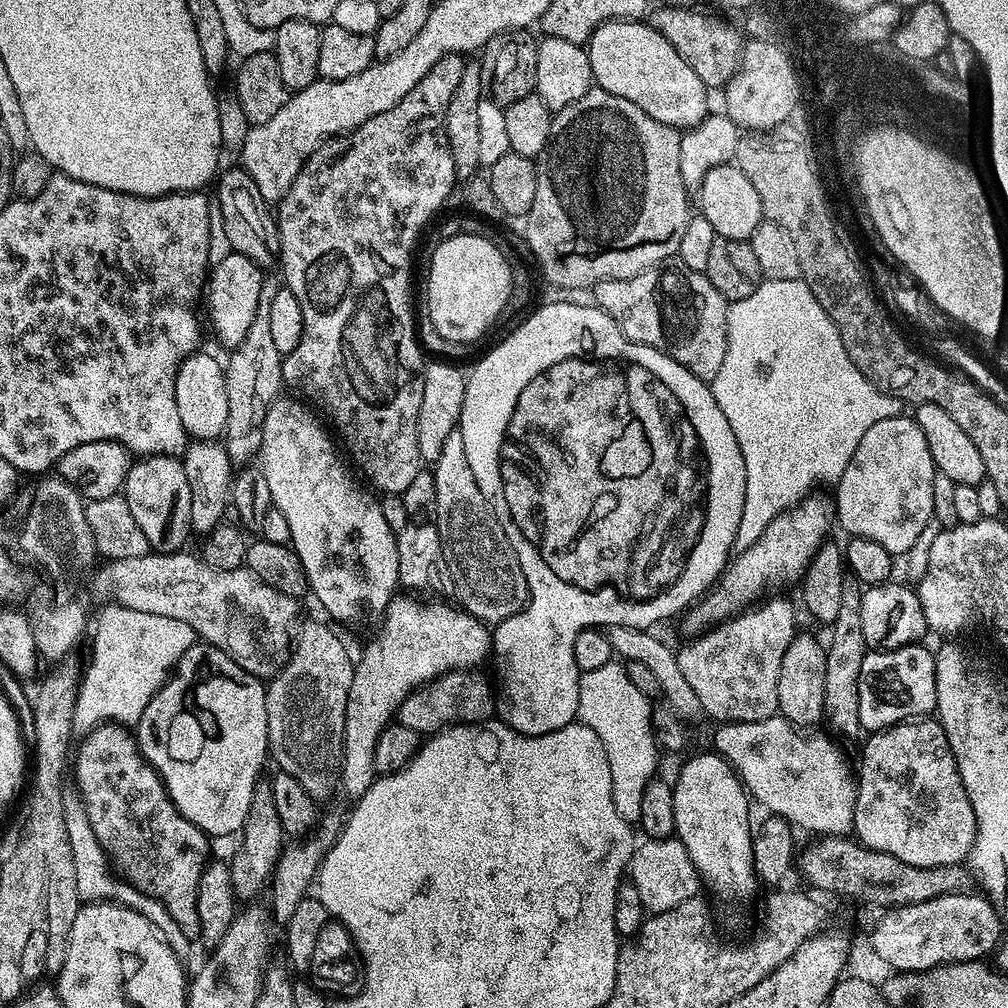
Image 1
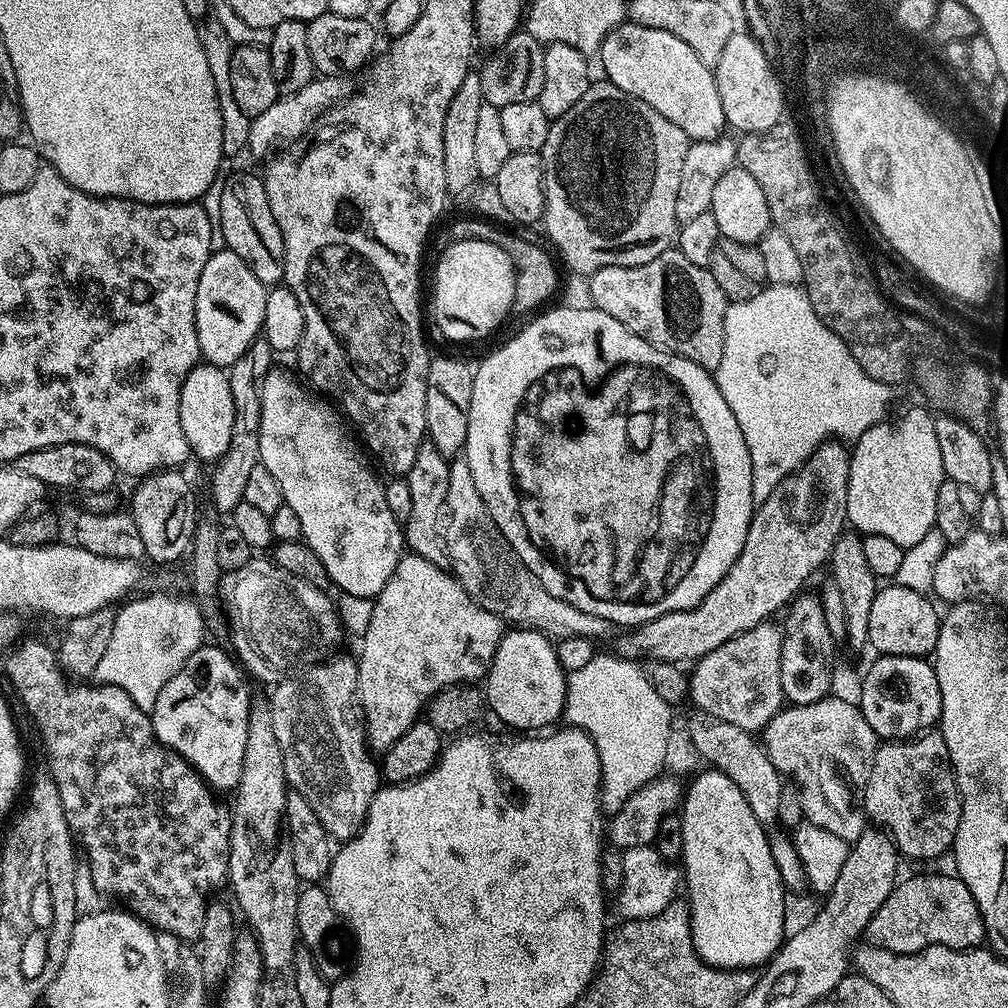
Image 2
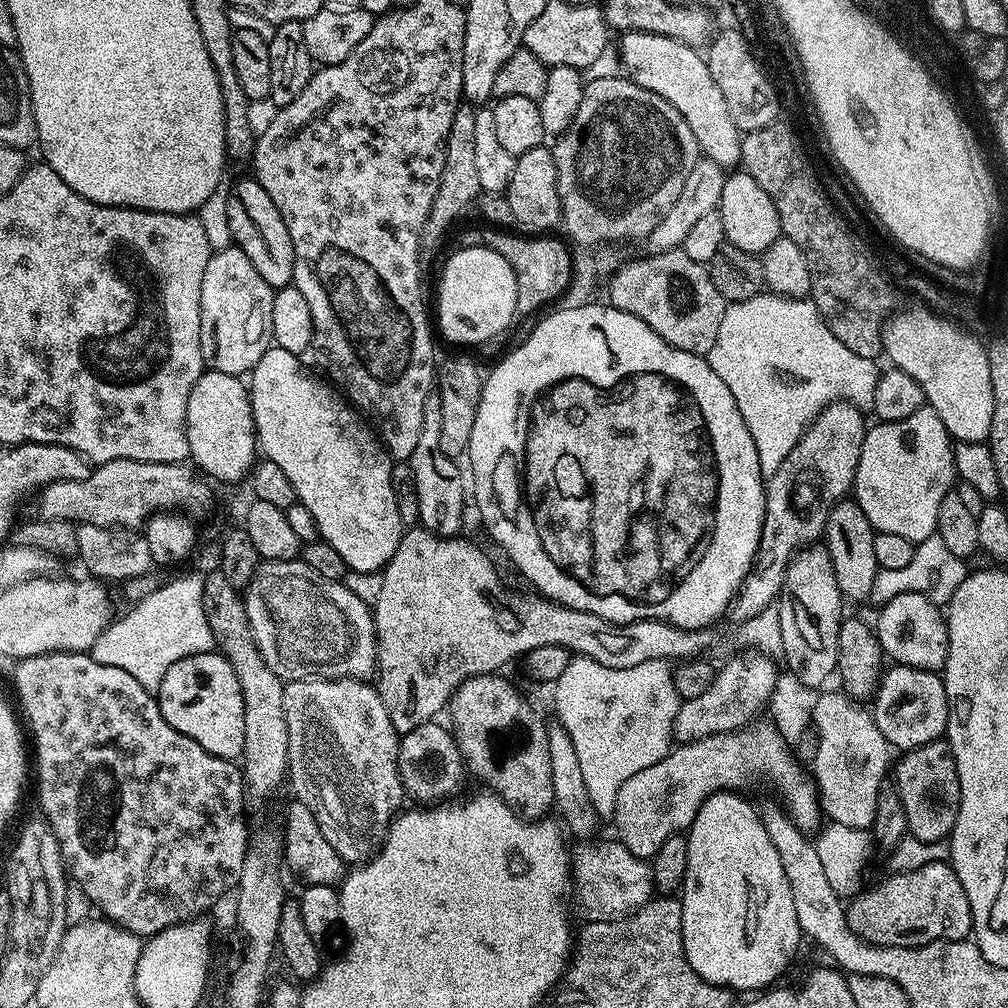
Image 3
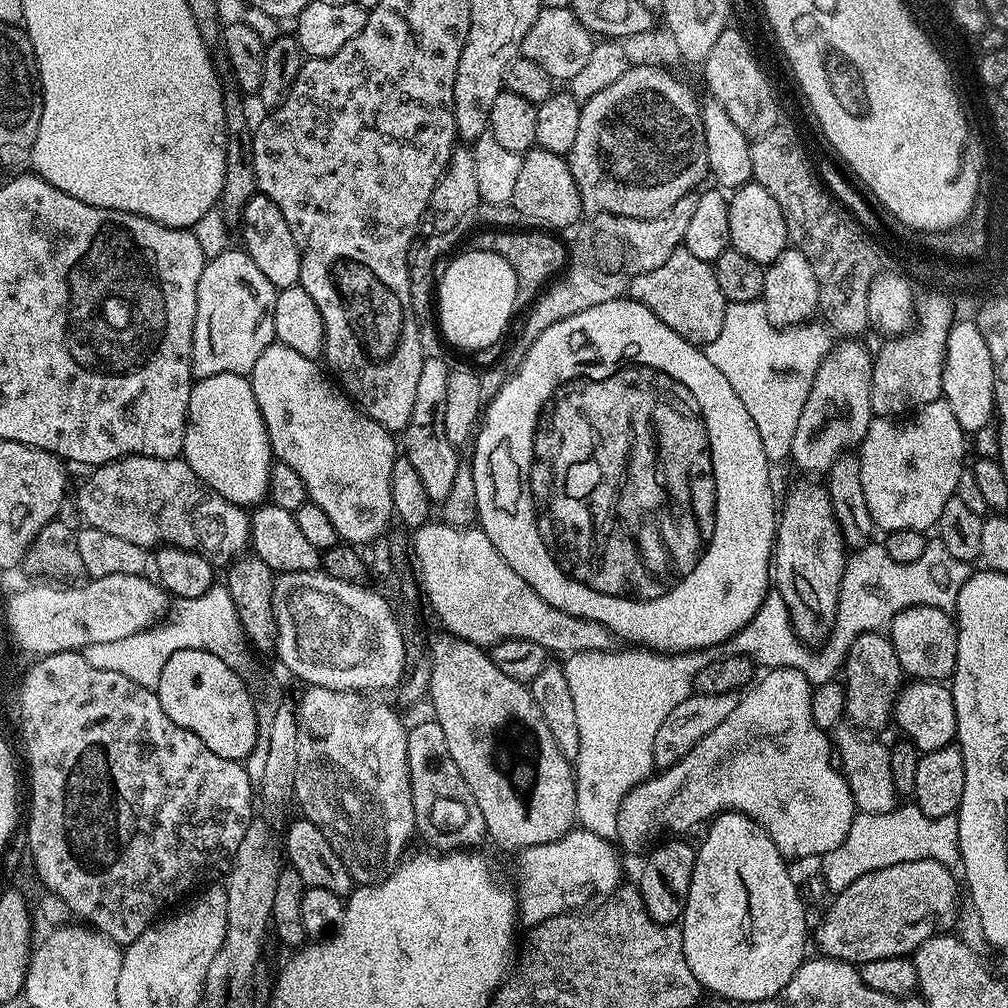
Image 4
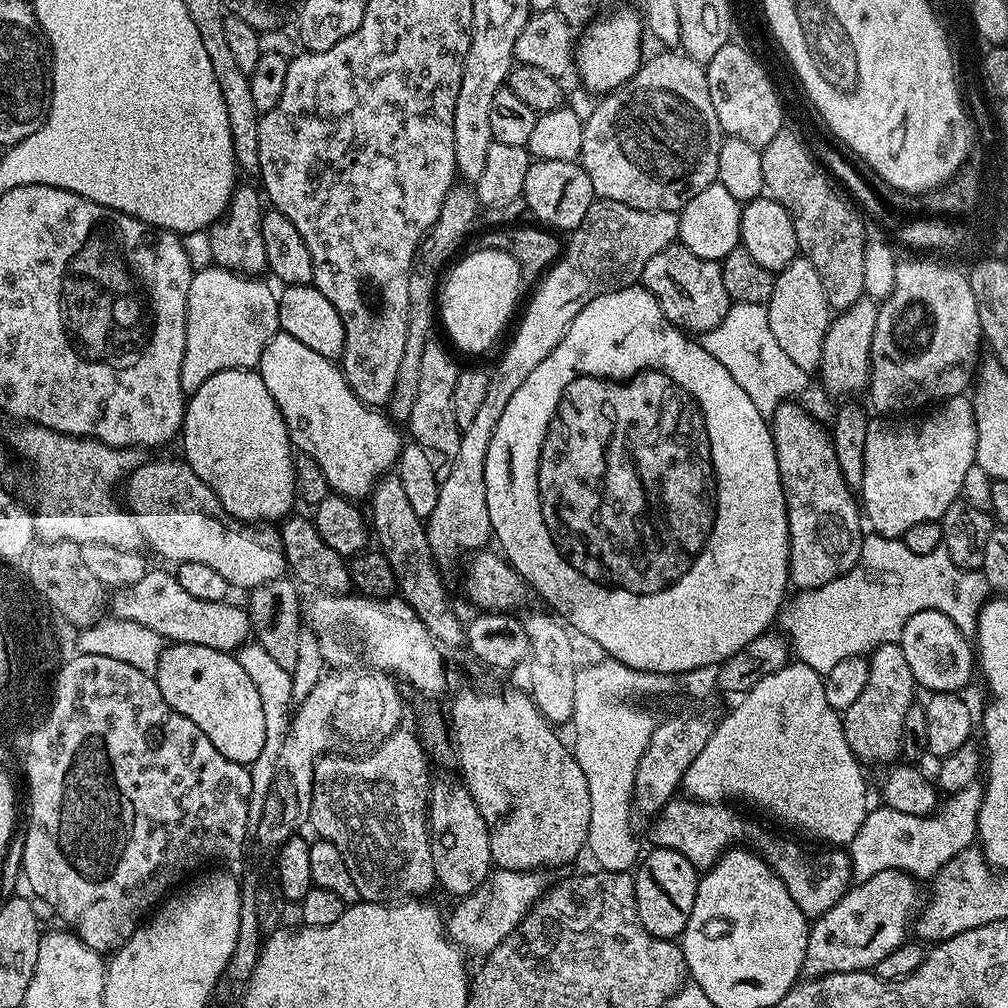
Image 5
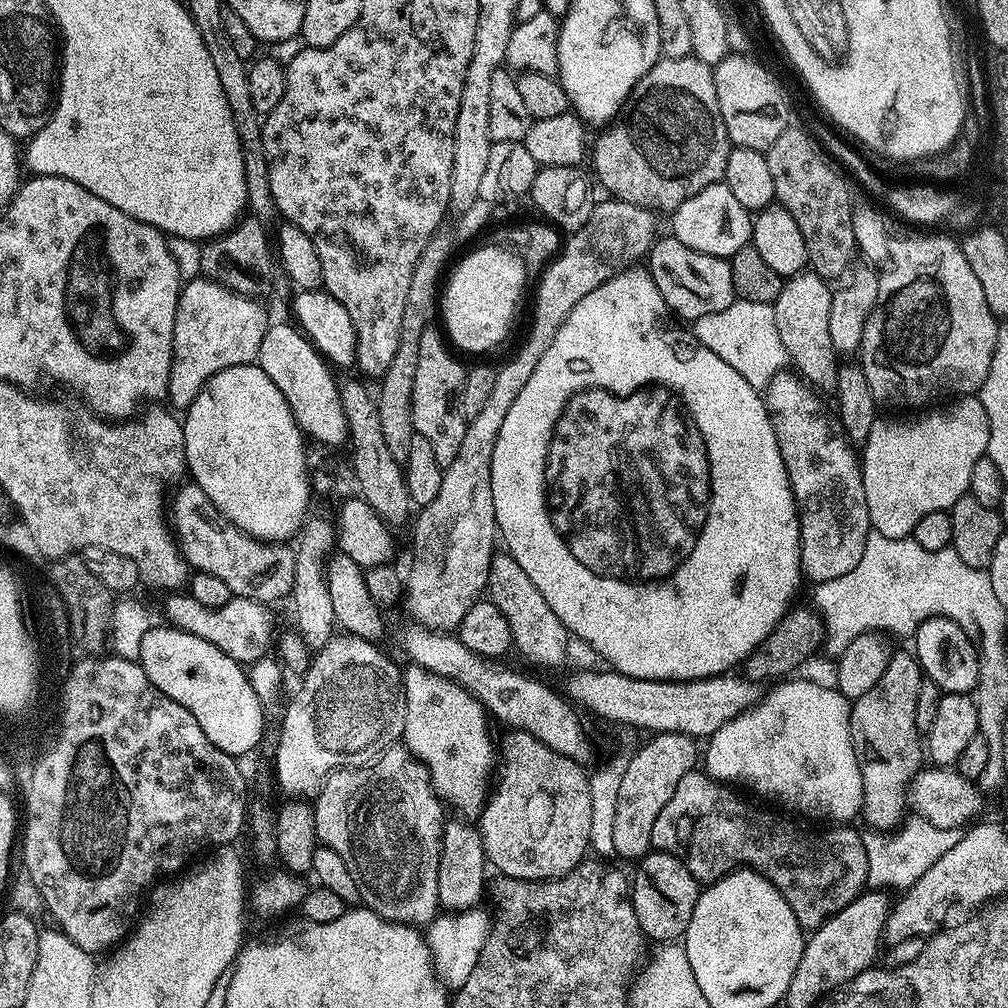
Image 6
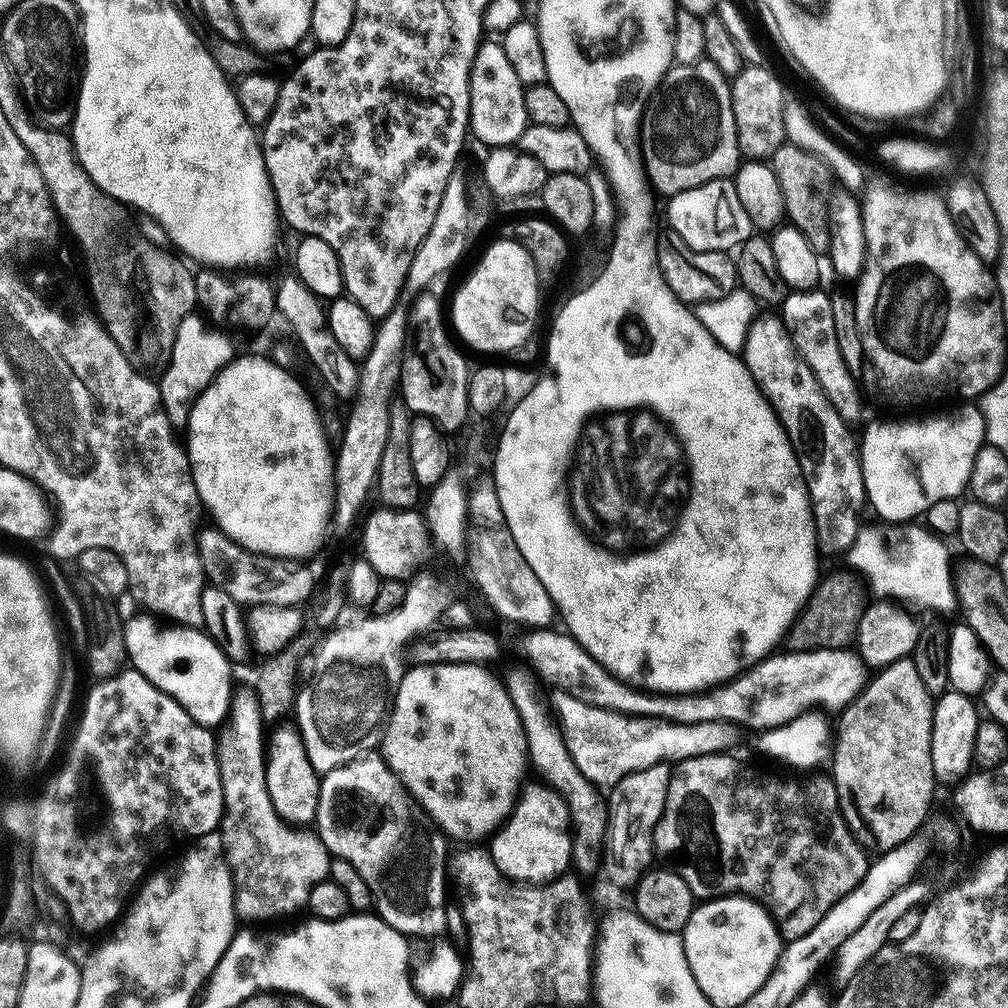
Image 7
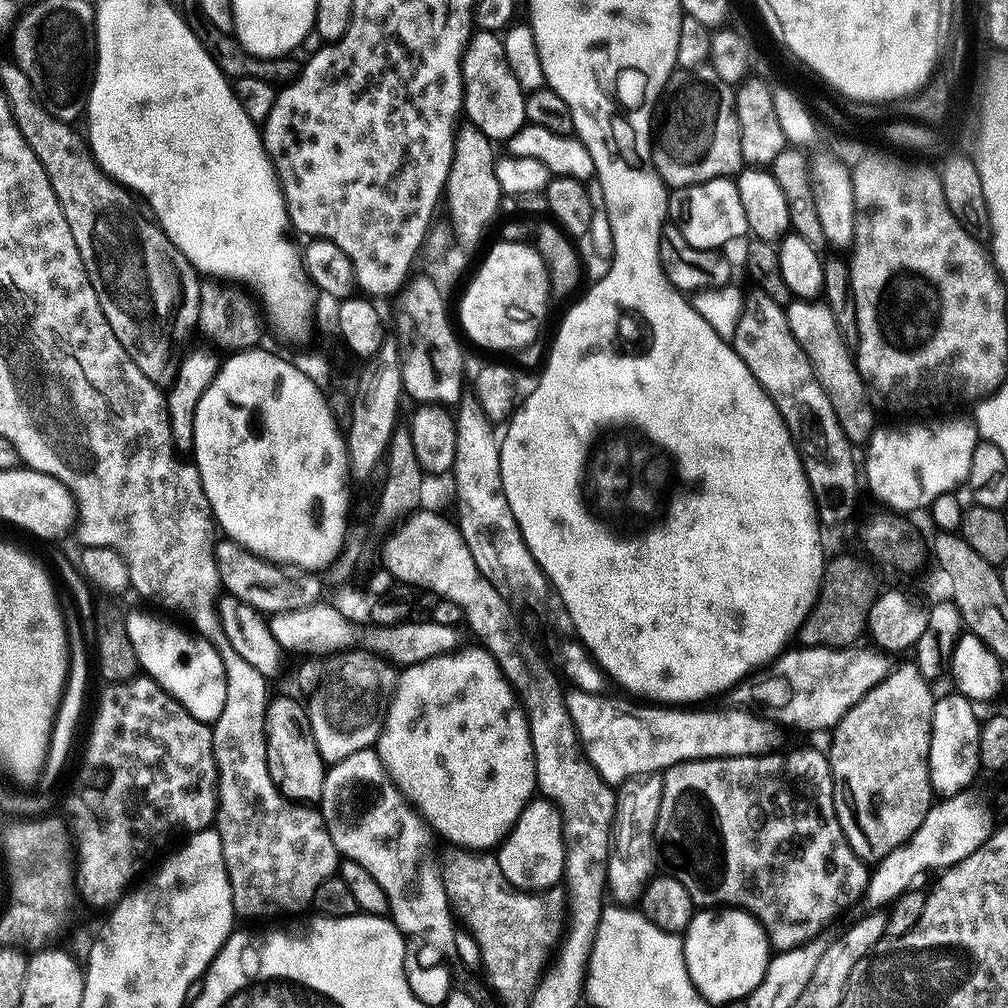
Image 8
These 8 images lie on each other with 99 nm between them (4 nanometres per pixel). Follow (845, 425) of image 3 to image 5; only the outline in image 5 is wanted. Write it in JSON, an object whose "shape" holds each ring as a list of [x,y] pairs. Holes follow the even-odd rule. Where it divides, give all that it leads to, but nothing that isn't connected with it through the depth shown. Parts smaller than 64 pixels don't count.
{"shape":[[[861,298],[854,306],[831,317],[828,332],[822,342],[818,377],[828,392],[856,392],[867,389],[870,366],[870,346],[874,342],[874,326],[878,322],[878,304],[875,299]]]}

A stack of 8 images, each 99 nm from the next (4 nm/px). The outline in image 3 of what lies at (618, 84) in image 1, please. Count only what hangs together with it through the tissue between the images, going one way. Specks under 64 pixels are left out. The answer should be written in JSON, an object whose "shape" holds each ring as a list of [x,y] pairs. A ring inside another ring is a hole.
{"shape":[[[625,32],[619,40],[627,79],[666,98],[686,118],[686,126],[694,133],[701,153],[722,169],[735,169],[740,164],[742,134],[734,126],[734,118],[730,118],[726,98],[722,98],[722,90],[718,90],[718,82],[710,74],[707,59],[681,40],[649,32]]]}

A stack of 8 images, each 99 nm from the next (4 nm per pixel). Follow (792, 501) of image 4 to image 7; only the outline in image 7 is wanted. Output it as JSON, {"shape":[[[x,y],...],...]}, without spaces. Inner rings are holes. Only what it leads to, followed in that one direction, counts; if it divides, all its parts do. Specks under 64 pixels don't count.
{"shape":[[[779,315],[753,321],[742,349],[742,359],[755,378],[756,387],[763,392],[772,409],[776,411],[780,425],[784,427],[784,433],[788,435],[788,440],[796,452],[800,474],[804,477],[804,485],[808,487],[808,502],[812,506],[812,526],[816,535],[817,553],[821,557],[843,557],[852,549],[854,538],[862,526],[860,511],[865,511],[866,508],[860,449],[857,437],[852,437],[852,432],[848,429],[851,428],[849,421],[840,417],[838,410],[834,410],[834,406],[826,398],[822,386],[818,386],[818,378],[814,378],[804,359],[793,348],[792,339],[788,337],[788,331],[784,329],[783,319]]]}

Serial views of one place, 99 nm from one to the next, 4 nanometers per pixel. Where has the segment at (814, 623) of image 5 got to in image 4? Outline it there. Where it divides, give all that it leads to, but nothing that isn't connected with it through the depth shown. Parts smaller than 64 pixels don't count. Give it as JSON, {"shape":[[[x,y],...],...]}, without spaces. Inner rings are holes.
{"shape":[[[869,542],[849,559],[836,603],[836,621],[832,623],[828,639],[819,651],[803,643],[792,624],[792,614],[778,591],[769,591],[754,618],[730,641],[731,651],[737,656],[749,656],[753,665],[764,670],[797,668],[812,686],[827,684],[832,676],[844,667],[854,638],[864,632],[887,629],[893,618],[910,606],[934,606],[945,610],[955,609],[958,592],[968,581],[970,568],[965,561],[954,558],[939,542],[929,543],[928,548],[915,562],[894,562],[886,554],[883,543]]]}

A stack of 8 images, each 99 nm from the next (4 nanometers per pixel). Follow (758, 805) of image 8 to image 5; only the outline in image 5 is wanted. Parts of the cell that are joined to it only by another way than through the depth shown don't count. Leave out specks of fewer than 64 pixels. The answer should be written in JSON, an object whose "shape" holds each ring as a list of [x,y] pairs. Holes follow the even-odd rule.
{"shape":[[[673,798],[660,809],[652,824],[652,844],[657,848],[673,848],[678,854],[690,858],[698,870],[707,870],[733,846],[747,846],[762,857],[778,874],[778,878],[790,890],[794,906],[802,914],[815,918],[826,914],[848,891],[853,883],[852,860],[847,851],[836,846],[821,847],[821,852],[811,852],[784,836],[775,836],[747,820],[740,812],[727,808],[728,804],[691,798]]]}

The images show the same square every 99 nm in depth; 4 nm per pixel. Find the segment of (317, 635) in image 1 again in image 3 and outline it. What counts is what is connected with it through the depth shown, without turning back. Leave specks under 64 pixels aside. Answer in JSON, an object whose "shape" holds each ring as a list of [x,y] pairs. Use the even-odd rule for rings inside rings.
{"shape":[[[305,678],[285,683],[282,706],[288,731],[288,775],[292,796],[318,818],[318,827],[338,850],[345,865],[363,866],[380,851],[388,828],[401,811],[406,793],[398,774],[400,736],[386,714],[386,708],[371,683],[363,680],[322,680]]]}

